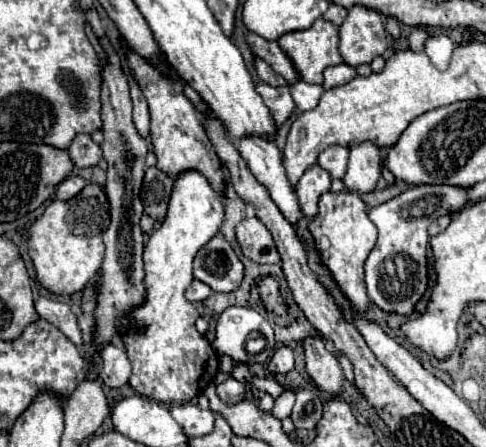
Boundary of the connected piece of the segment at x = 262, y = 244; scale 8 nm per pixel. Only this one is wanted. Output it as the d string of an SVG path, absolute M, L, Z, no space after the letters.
M245 218L235 228L237 242L241 246L243 256L259 264L279 264L281 258L277 248L273 246L273 238L269 238L269 230L261 226L257 218Z

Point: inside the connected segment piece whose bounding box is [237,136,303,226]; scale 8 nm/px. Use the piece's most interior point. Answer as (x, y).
(264, 158)

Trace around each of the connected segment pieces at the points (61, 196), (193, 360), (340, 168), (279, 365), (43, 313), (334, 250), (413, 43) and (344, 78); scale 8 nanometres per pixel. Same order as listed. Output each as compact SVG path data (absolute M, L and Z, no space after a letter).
M69 176L69 178L65 178L65 180L57 186L55 196L57 196L57 200L69 200L69 198L73 198L77 192L81 192L83 186L85 186L85 180L83 180L81 176Z
M185 170L179 176L175 176L173 182L173 192L169 200L169 210L165 220L153 234L149 236L149 242L145 244L143 260L145 260L145 286L147 286L147 298L145 306L139 306L137 310L131 312L131 318L135 324L145 326L143 334L135 334L133 330L123 336L125 346L127 346L127 356L133 366L133 374L129 384L147 398L153 398L157 402L189 402L191 398L199 396L205 386L215 378L217 366L219 366L219 356L211 348L209 340L195 330L195 320L199 318L199 312L195 306L185 298L187 286L193 282L193 258L199 252L201 246L205 246L221 228L225 220L225 204L219 192L211 188L207 178L197 172L197 170Z
M327 148L319 154L319 166L325 168L331 178L343 178L349 162L349 150L347 148Z
M281 346L275 350L273 358L269 360L269 370L273 374L287 374L289 370L293 370L293 350L289 346Z
M39 298L35 302L35 310L37 314L51 322L53 326L57 326L75 346L83 346L83 334L79 330L79 324L77 324L77 316L71 312L71 308L65 304L65 302L59 302L59 300L51 300L51 298Z
M325 192L319 200L317 216L309 222L309 232L313 234L315 248L321 256L321 264L327 266L339 290L351 302L351 308L355 312L365 312L369 298L365 290L363 264L377 240L377 228L367 218L365 202L355 192Z
M415 26L411 28L411 32L407 34L407 40L409 40L409 48L413 52L421 52L425 48L425 42L429 40L431 32L427 28L421 28L421 26Z
M339 64L339 66L329 66L325 70L325 82L323 82L323 88L325 90L331 90L335 86L341 86L341 84L347 84L349 80L353 80L357 76L357 70L349 64Z

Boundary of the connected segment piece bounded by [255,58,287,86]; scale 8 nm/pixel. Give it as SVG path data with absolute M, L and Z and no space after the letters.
M259 58L255 60L255 70L257 70L259 78L261 78L265 84L269 84L269 86L287 86L285 78L281 78L267 62L261 62Z

